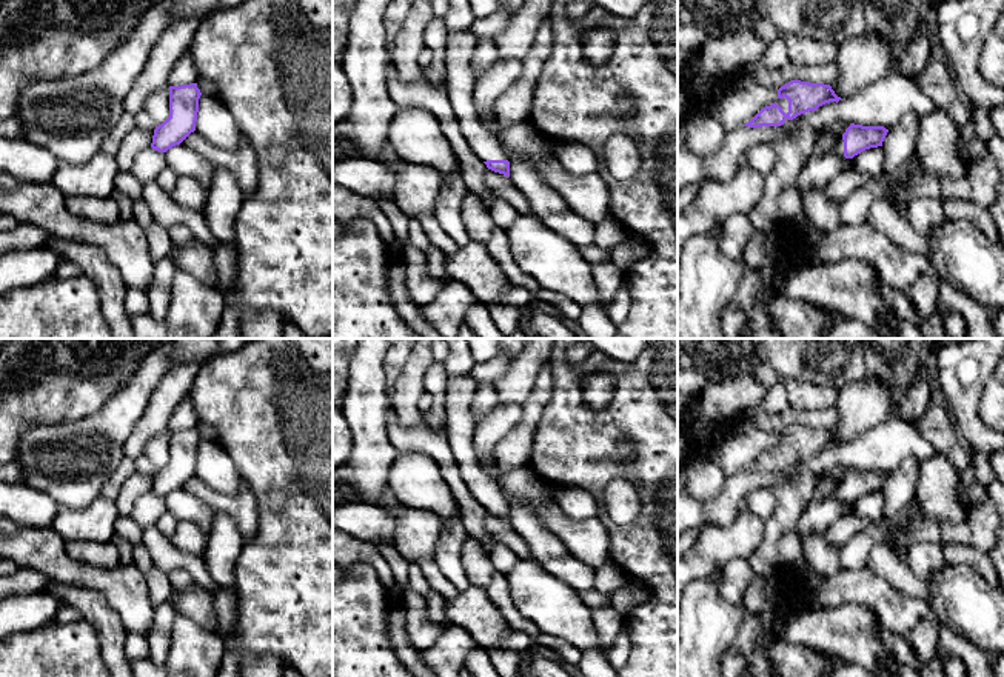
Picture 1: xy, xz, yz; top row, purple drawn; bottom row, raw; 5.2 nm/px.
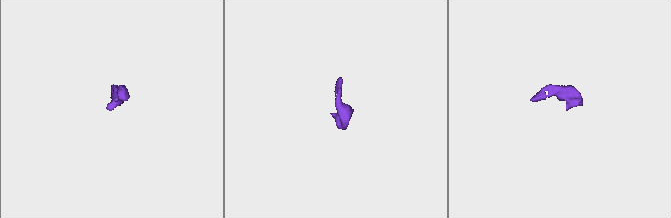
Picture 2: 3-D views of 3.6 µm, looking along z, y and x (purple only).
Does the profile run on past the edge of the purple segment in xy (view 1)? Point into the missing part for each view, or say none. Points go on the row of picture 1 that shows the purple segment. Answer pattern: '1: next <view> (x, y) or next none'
1: next none

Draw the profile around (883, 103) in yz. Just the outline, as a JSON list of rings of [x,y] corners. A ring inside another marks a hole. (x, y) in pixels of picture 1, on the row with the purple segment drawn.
[[[890,74],[853,97],[842,98],[838,103],[825,103],[816,111],[801,114],[781,126],[741,126],[725,132],[722,146],[713,155],[702,158],[707,172],[705,180],[728,183],[744,165],[744,155],[750,146],[790,137],[802,126],[819,132],[824,126],[841,120],[892,129],[907,114],[925,117],[933,109],[933,102],[918,83]]]

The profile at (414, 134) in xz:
[[[399,108],[388,132],[388,142],[399,158],[439,171],[443,185],[457,169],[450,142],[433,114],[420,108]]]

